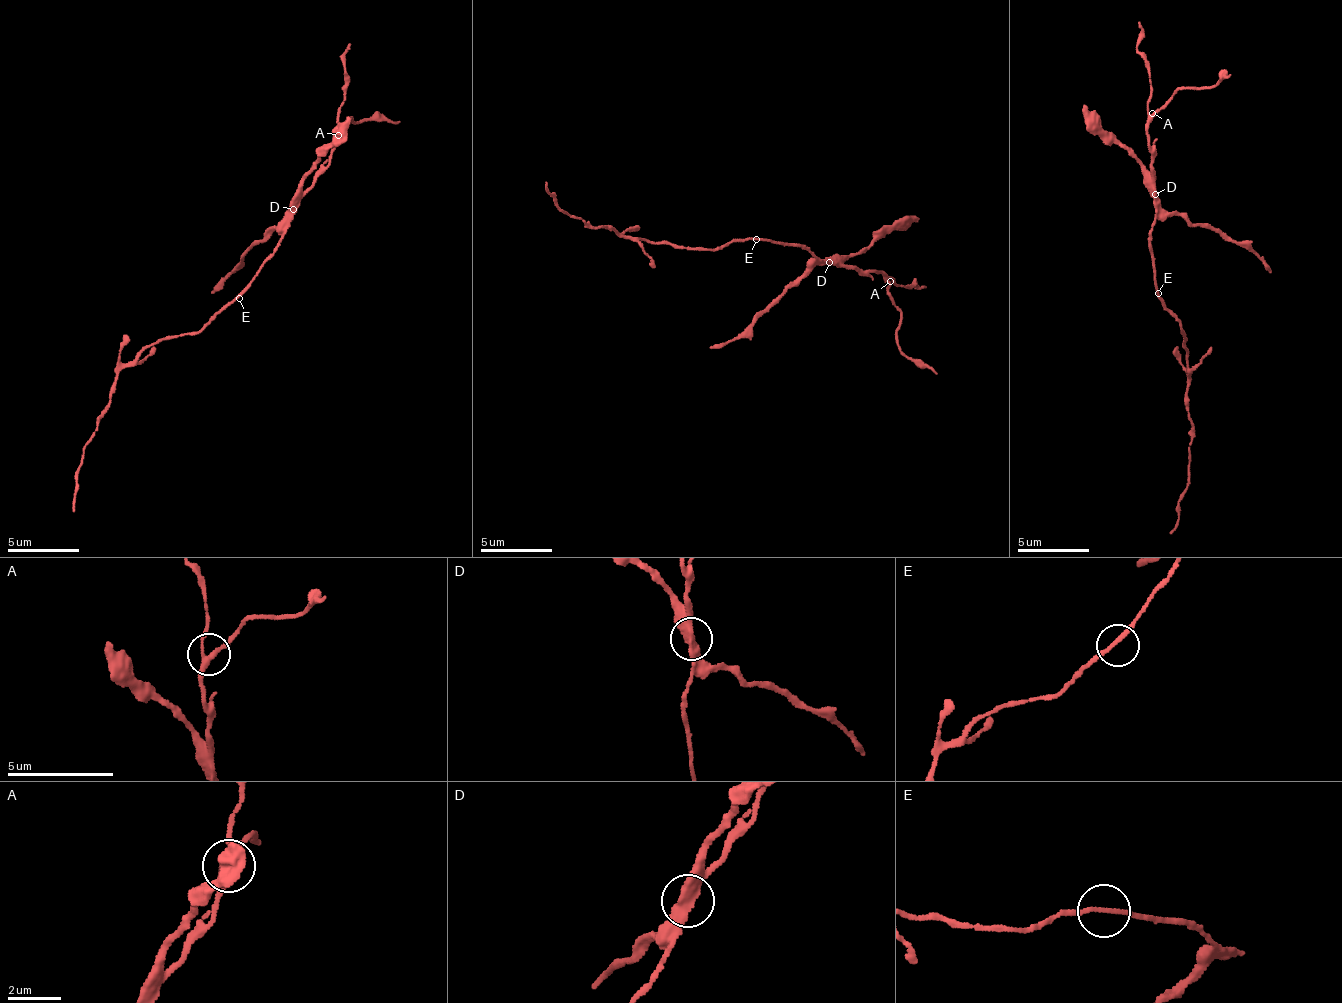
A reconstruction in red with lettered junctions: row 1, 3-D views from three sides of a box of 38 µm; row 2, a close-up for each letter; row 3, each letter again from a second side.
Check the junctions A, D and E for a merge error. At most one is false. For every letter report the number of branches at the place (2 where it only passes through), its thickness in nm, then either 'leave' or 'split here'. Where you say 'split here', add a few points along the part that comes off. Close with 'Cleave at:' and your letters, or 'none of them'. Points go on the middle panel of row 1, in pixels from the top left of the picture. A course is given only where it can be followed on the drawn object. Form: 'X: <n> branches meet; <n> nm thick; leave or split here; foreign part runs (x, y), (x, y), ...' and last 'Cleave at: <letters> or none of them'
A: 3 branches meet; 240 nm thick; leave
D: 2 branches meet; 440 nm thick; split here; foreign part runs (830, 263), (812, 268), (760, 317), (710, 348)
E: 2 branches meet; 160 nm thick; leave
Cleave at: D

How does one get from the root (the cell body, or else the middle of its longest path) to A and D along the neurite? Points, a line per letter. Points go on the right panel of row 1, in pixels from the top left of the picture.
A: (1158, 290), (1149, 241), (1154, 222), (1150, 180), (1153, 175), (1147, 143), (1152, 113)
D: (1158, 290), (1149, 241), (1154, 222), (1155, 195)

